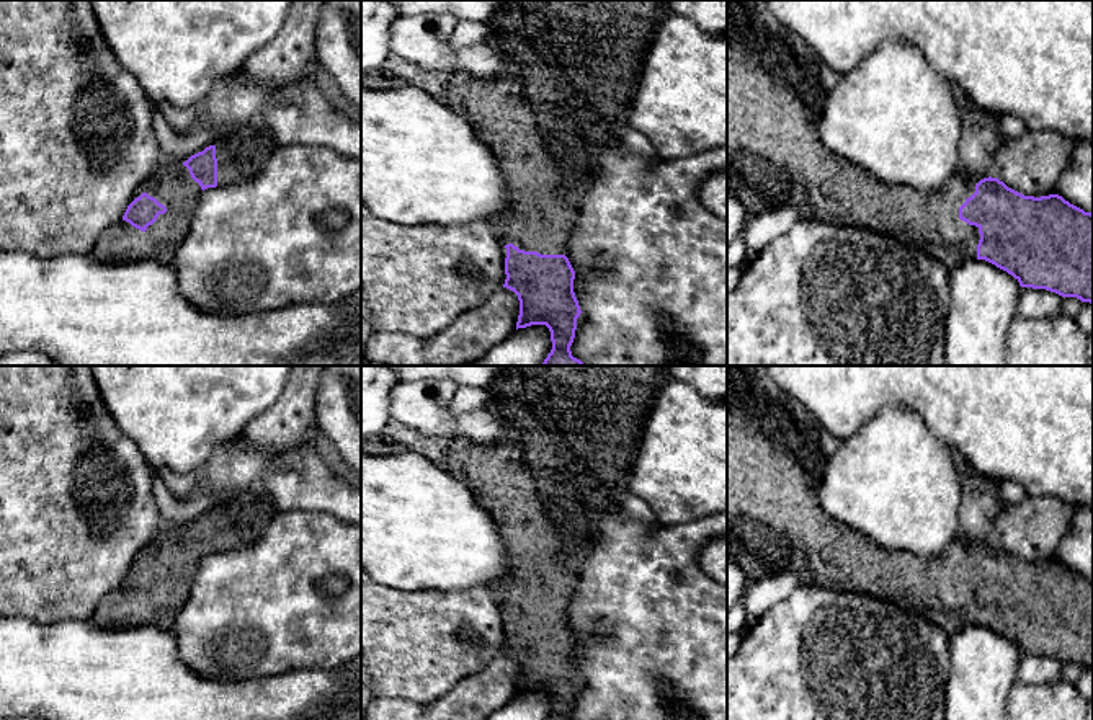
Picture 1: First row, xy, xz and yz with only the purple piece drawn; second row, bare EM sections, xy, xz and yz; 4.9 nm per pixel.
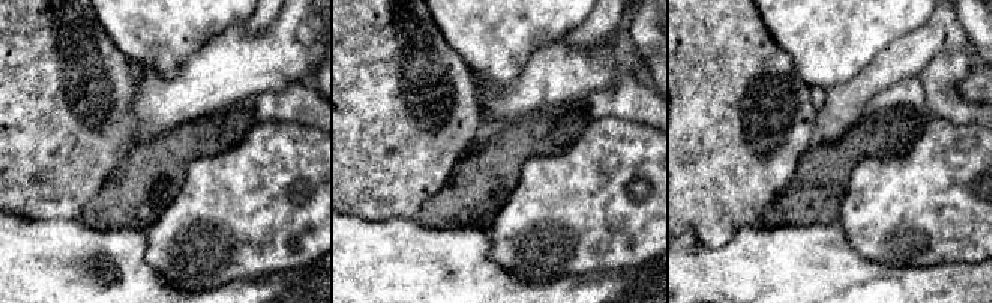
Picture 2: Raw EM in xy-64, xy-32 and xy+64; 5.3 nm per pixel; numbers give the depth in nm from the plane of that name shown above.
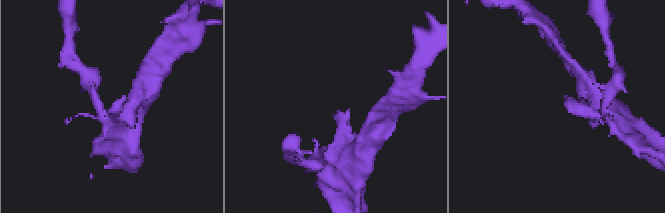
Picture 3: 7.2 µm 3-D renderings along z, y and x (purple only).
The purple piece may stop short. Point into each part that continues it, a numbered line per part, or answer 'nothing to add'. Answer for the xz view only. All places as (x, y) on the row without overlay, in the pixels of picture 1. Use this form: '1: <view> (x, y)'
1: xz (574, 431)

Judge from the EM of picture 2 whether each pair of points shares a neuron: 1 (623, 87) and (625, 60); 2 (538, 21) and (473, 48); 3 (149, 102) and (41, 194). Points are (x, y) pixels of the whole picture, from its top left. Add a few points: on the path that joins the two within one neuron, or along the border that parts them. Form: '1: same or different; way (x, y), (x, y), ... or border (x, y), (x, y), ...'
1: different; border (634, 74), (620, 74), (611, 84), (593, 89)
2: same; way (521, 21), (505, 21), (494, 32), (489, 32)
3: different; border (137, 81), (131, 108), (135, 120), (132, 143)

